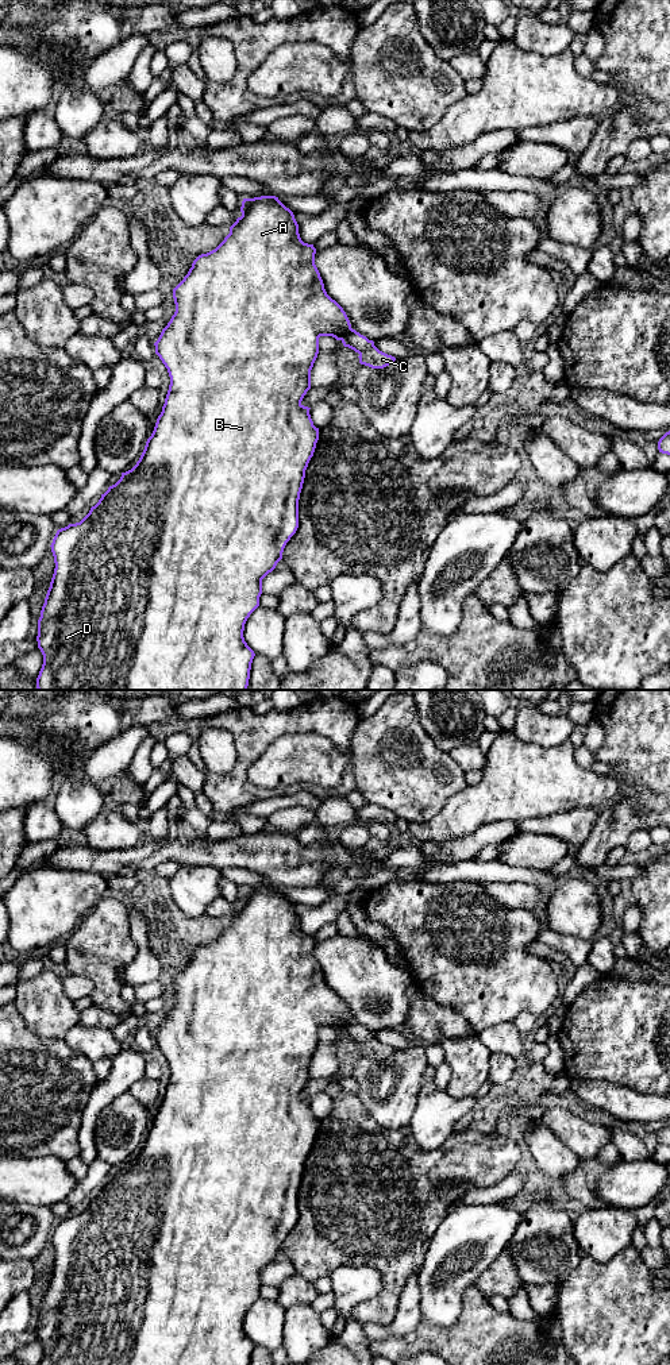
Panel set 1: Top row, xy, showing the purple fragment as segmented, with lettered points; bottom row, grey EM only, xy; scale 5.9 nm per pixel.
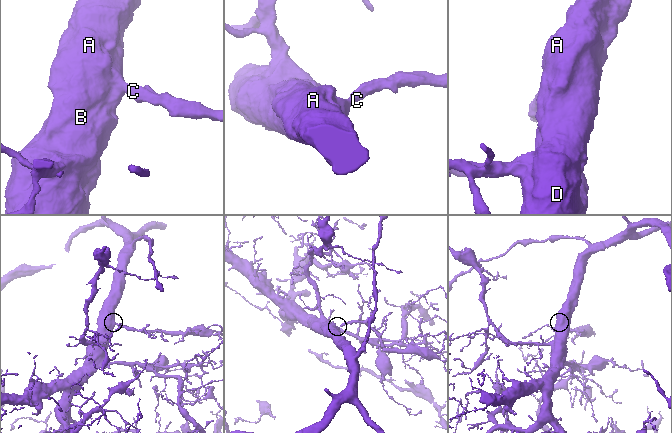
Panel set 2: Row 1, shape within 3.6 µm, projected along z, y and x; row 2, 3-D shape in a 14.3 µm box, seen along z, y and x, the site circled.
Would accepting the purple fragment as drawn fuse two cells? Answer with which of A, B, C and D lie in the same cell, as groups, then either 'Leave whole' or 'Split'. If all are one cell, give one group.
Groups: A B C D. Leave whole

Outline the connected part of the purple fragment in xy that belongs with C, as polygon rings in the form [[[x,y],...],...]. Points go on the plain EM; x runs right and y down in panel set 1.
[[[276,887],[243,890],[242,907],[230,918],[230,925],[212,942],[199,946],[184,971],[173,980],[176,1003],[154,1034],[170,1068],[169,1081],[136,1156],[122,1164],[120,1171],[101,1185],[99,1194],[76,1215],[57,1222],[51,1243],[54,1265],[38,1311],[38,1339],[43,1346],[39,1365],[250,1365],[255,1347],[243,1329],[244,1315],[259,1297],[262,1270],[282,1250],[286,1234],[299,1219],[299,1191],[305,1161],[319,1131],[308,1098],[301,1095],[311,1080],[311,1061],[319,1045],[319,1029],[332,1027],[359,1045],[359,1054],[384,1060],[396,1049],[380,1042],[373,1032],[351,1019],[343,999],[332,991],[315,956],[316,940],[304,934],[293,903]]]

